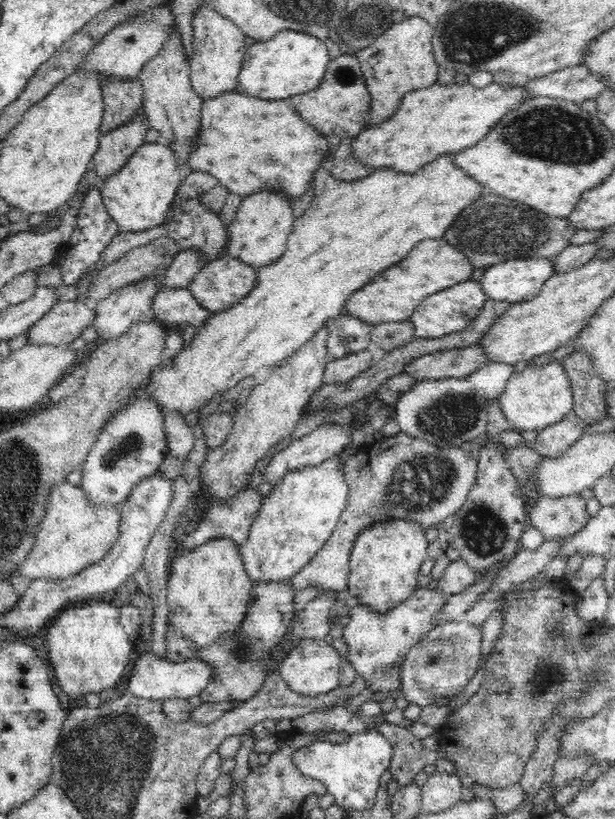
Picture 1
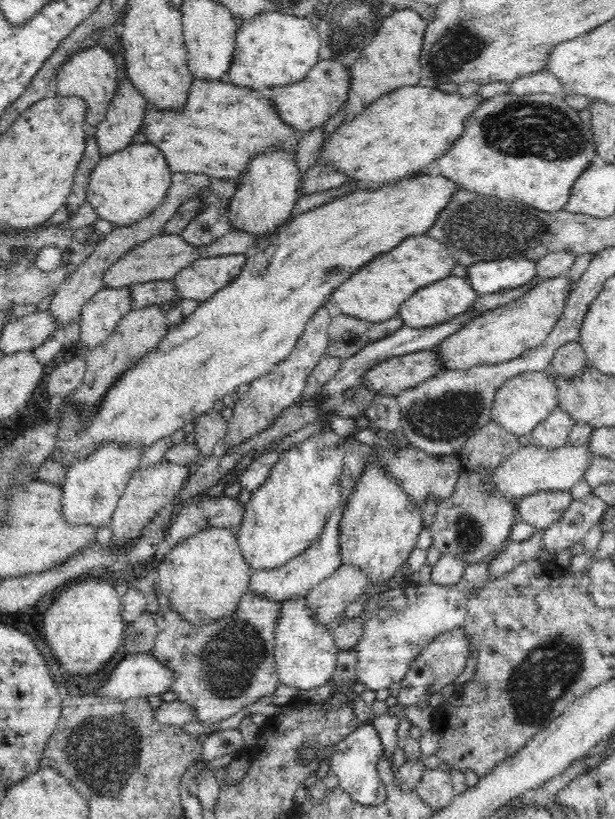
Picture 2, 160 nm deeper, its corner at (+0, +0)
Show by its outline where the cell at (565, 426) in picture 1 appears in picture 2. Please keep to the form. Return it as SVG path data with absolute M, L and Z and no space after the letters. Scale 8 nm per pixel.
M559 406L531 430L531 446L555 449L567 444L575 420Z

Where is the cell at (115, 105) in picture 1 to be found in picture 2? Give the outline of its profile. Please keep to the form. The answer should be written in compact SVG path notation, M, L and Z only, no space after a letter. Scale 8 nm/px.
M105 46L88 47L82 52L76 52L69 56L64 66L53 76L58 87L58 96L77 96L85 100L87 106L86 124L90 129L94 129L104 122L106 109L111 98L115 97L117 89L117 74L120 72L118 65L113 60L113 56Z

